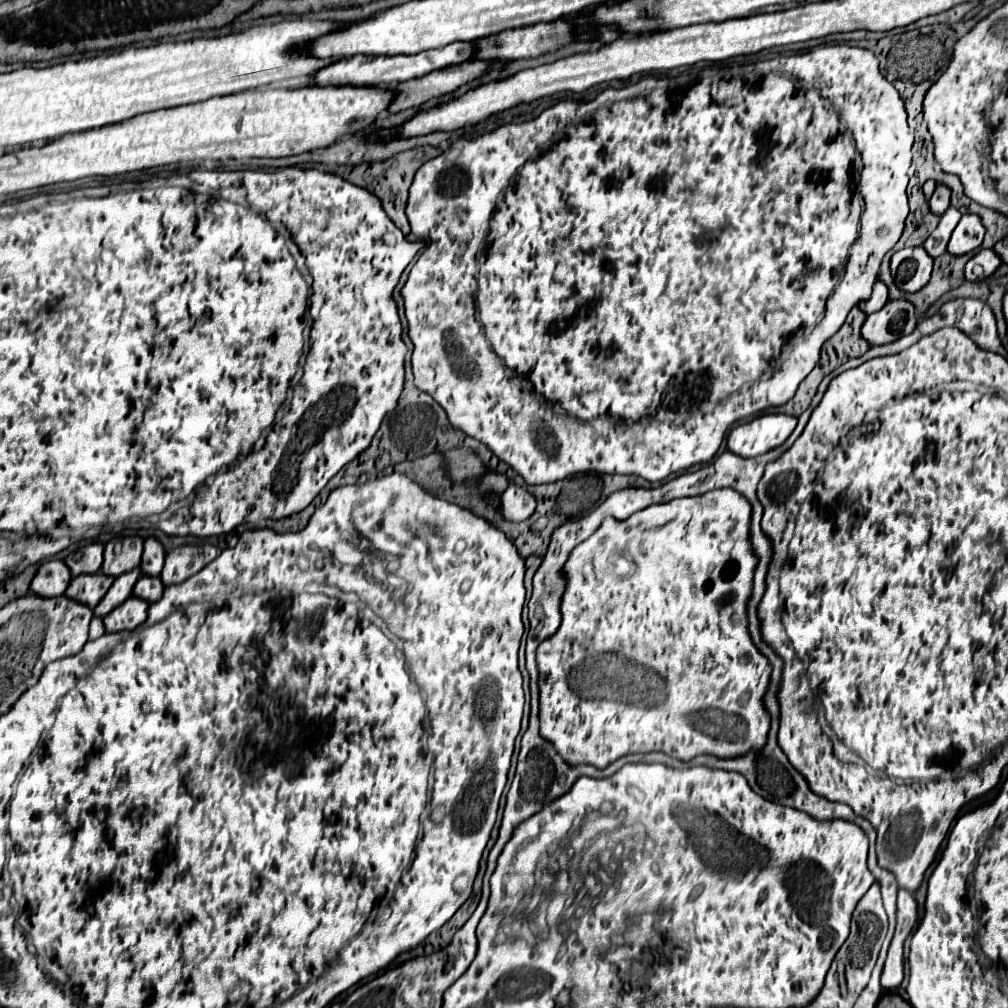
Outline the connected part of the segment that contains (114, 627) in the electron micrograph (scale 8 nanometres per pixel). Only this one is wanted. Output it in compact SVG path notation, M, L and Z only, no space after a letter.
M131 596L123 604L119 604L113 612L109 612L103 622L107 632L121 632L121 630L135 630L147 618L149 602L137 596Z

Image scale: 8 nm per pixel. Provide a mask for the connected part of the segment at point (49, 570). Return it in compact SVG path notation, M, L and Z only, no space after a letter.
M49 560L39 566L35 580L31 582L31 592L39 596L61 596L71 582L71 572L63 560Z

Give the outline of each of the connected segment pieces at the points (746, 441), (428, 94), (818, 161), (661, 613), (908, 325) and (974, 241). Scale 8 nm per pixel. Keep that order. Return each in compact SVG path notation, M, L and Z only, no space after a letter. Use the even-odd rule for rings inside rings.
M763 414L735 426L727 436L727 448L743 458L753 458L781 446L795 430L797 418L789 414Z
M469 60L467 64L457 64L457 66L447 66L441 70L435 70L423 78L407 80L397 86L393 86L393 92L397 92L393 104L387 106L387 112L401 112L413 106L421 106L423 102L453 92L461 84L481 76L491 64L489 62L477 62Z
M845 43L845 44L827 44L827 45L824 45L824 44L822 44L822 45L819 45L819 46L817 46L817 48L813 48L813 49L811 49L811 50L809 50L809 51L806 51L806 52L804 52L804 53L801 53L801 54L796 54L796 55L782 55L782 54L781 54L781 55L778 55L778 56L777 56L777 57L775 57L775 58L772 58L772 59L769 59L769 60L765 60L765 62L757 62L757 64L747 64L747 66L729 66L729 68L725 68L725 70L721 70L721 72L709 72L709 70L705 70L705 72L701 72L701 74L683 74L683 76L677 76L677 78L651 78L651 76L647 76L647 78L643 78L643 80L641 80L641 82L637 82L637 84L633 84L633 86L627 86L627 88L621 88L621 90L613 90L613 88L607 88L607 90L605 90L605 92L601 92L601 94L599 94L599 96L597 96L597 98L595 98L595 100L593 100L593 102L587 102L587 104L575 104L575 102L559 102L559 104L555 104L555 106L551 106L551 108L547 108L547 110L545 110L545 112L543 112L543 114L541 114L541 116L539 116L539 118L535 118L535 120L531 120L531 122L523 122L523 124L507 124L507 126L501 126L501 128L499 128L499 130L495 130L495 132L489 132L489 134L483 134L483 136L479 136L479 138L475 138L475 140L459 140L459 144L455 144L455 148L457 148L457 150L459 150L459 156L457 156L457 158L455 158L455 160L447 160L447 158L445 158L445 154L441 154L441 156L437 156L437 158L431 158L431 160L427 160L427 162L425 162L425 164L423 164L423 166L421 166L421 168L419 168L419 170L417 170L417 174L415 174L415 180L413 180L413 184L411 184L411 188L409 188L409 200L407 200L407 218L409 218L409 224L411 224L411 232L413 232L413 234L415 234L415 236L419 236L419 238L421 238L421 240L425 240L425 244L427 244L427 246L425 246L425 250L423 250L423 252L421 252L421 256L419 256L419 260L417 260L417 262L415 262L415 264L413 264L413 268L411 268L411 272L409 272L409 278L407 278L407 282L405 282L405 286L403 286L403 288L401 288L401 296L403 296L403 302L405 302L405 316L407 316L407 322L409 322L409 338L411 338L411 342L413 342L413 346L415 346L415 350L413 350L413 356L411 356L411 364L413 364L413 374L415 374L415 386L417 386L417 388L419 388L419 390L423 390L423 392L427 392L427 394L431 394L431 396L433 396L433 398L435 398L435 400L437 400L437 402L439 402L439 404L441 404L441 406L443 406L443 408L445 408L445 412L447 412L447 416L449 416L449 422L451 422L451 426L453 426L453 428L457 428L457 430L463 430L463 432L465 432L465 434L467 434L467 436L471 436L471 438L475 438L475 440L479 440L479 442L483 442L483 444L485 444L485 446L487 446L487 448L489 448L489 450L491 450L491 452L493 452L493 454L495 454L495 456L497 456L497 458L499 458L499 460L501 460L501 462L505 462L505 464L509 464L509 466L511 466L511 468L513 468L513 470L515 470L515 472L517 472L517 474L519 474L519 476L523 476L523 480L525 480L525 482L527 482L527 484L549 484L549 482L555 482L555 480L561 480L561 478L567 478L567 476L574 476L574 475L580 475L580 474L587 474L587 473L597 473L597 474L635 474L635 476L641 476L641 478L645 478L645 480L649 480L649 482L661 482L661 480L663 480L663 478L667 478L667 476L669 476L669 474L677 474L677 472L683 472L683 470L687 470L687 468L691 468L691 466L693 466L693 464L699 464L699 462L709 462L709 460L711 460L711 458L713 458L713 456L715 456L715 454L717 454L717 450L719 450L719 446L721 446L721 442L723 442L723 436L725 436L725 432L727 432L727 428L729 428L729 426L731 426L731 424L735 424L735 422L737 422L737 420L741 420L741 418L749 418L749 416L753 416L753 414L757 414L757 412L761 412L761 410L765 410L765 408L771 408L771 406L783 406L783 404L785 404L785 402L789 402L789 400L791 400L791 398L793 398L793 396L795 396L795 392L797 392L797 388L799 388L799 384L801 384L801 382L803 382L803 380L805 380L805 376L807 376L807 374L809 374L809 372L811 372L811 370L813 370L813 368L815 368L815 366L817 366L817 362L819 362L819 352L821 352L821 346L823 346L823 342L825 342L825 340L827 340L827 338L831 338L831 336L833 336L833 334L835 334L835 332L837 332L837 330L839 330L839 328L841 328L841 326L843 326L843 322L845 322L845 318L847 318L847 314L849 314L849 310L851 310L851 308L853 308L853 306L855 306L855 304L859 304L859 302L861 302L861 300L867 300L867 298L869 298L869 296L871 296L871 290L873 290L873 284L875 284L875 280L877 280L877 270L879 270L879 264L881 264L881 258L883 258L883 256L885 256L885 254L887 254L887 252L889 252L889 250L891 250L891 248L893 248L893 246L895 246L895 242L897 242L897 240L899 240L899 236L901 236L901 232L903 232L903 224L905 224L905 218L907 218L907 214L909 214L909 206L907 206L907 194L905 194L905 188L907 188L907 182L909 182L909 178L907 178L907 170L909 170L909 164L911 164L911 146L913 146L913 132L911 132L911 128L909 128L909 124L907 124L907 114L905 114L905 108L903 108L903 100L901 100L901 98L899 98L899 92L897 92L897 90L895 90L895 86L893 86L893 84L889 84L889 82L887 82L887 80L885 80L885 78L883 78L883 76L881 76L881 72L879 72L879 60L877 60L877 58L875 58L875 54L873 54L873 52L871 52L871 50L867 50L867 48L855 48L855 46L850 46L850 45L848 45L848 44L846 44L846 43ZM485 238L487 238L487 244L485 244L485 248L483 248L483 250L481 250L481 256L485 256L485 258L483 258L483 260L481 260L481 262L479 262L479 272L477 272L477 270L475 270L475 260L477 260L477 252L479 252L479 248L481 248L481 246L483 246L483 242L485 242ZM475 276L477 276L477 288L479 288L479 296L477 296L477 300L479 300L479 320L481 320L481 322L479 322L479 320L477 320L477 316L475 316L475 302L477 302L477 300L475 300L475 294L477 294L477 288L475 288Z
M721 488L691 498L675 498L663 504L651 504L627 520L605 518L601 526L585 542L573 548L569 560L565 562L561 576L565 580L565 592L561 596L561 626L559 630L545 638L537 648L537 670L539 670L539 734L549 740L559 756L571 764L589 764L599 770L607 768L611 762L627 754L637 752L663 752L671 758L689 762L699 754L711 754L719 758L739 758L747 752L759 752L767 744L771 716L763 702L763 696L771 682L771 664L757 650L749 636L747 602L753 592L753 574L757 568L757 554L753 552L749 540L751 526L751 504L745 496L733 488Z
M889 300L879 312L867 316L861 332L871 346L889 344L911 334L919 322L917 308L907 300Z
M975 214L963 216L961 222L957 224L957 228L953 230L953 236L949 240L947 252L953 254L953 256L961 256L961 254L973 252L975 248L981 246L983 234L985 234L985 228L983 228L979 216L975 216Z

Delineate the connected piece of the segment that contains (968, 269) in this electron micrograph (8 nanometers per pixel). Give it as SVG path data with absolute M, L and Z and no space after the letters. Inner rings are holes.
M989 248L989 250L981 250L981 252L977 252L977 254L967 262L967 266L965 266L965 278L967 278L967 280L987 278L987 276L991 276L991 272L997 270L999 264L1001 264L1001 258L997 256L995 250L991 250L991 248ZM977 266L983 268L981 276L975 274L975 268L977 268Z

